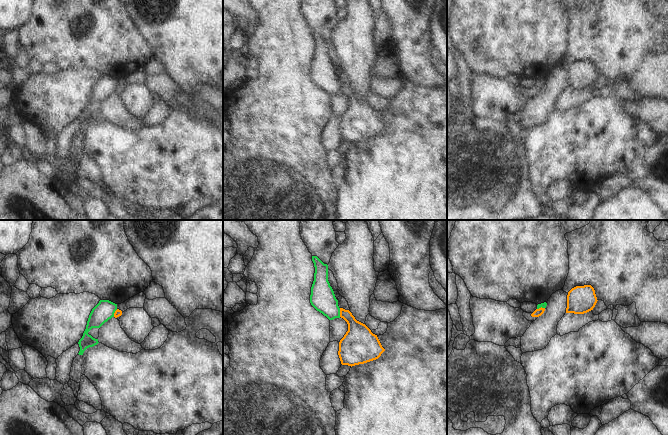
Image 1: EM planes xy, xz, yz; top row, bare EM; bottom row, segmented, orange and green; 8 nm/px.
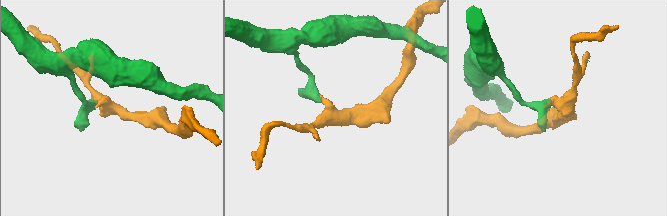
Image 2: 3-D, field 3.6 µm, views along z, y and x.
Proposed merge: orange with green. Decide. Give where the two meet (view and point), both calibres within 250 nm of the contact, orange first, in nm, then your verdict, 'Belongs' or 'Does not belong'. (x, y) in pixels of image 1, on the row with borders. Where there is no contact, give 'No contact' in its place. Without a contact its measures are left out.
Touches orange at xz (340, 312). Thickness 200 nm (orange) against 200 nm. Does not belong

